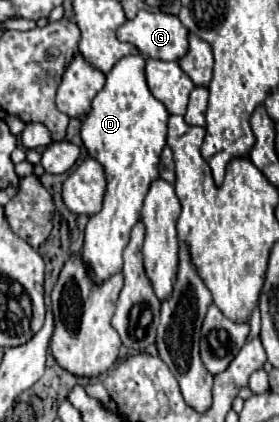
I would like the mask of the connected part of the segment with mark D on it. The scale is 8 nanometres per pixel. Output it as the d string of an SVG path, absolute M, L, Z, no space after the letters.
M122 57L106 75L106 85L92 99L90 111L82 119L82 141L88 153L102 163L108 179L102 211L92 215L86 225L82 257L96 283L122 269L122 251L130 229L140 219L142 203L150 183L158 177L160 153L166 145L168 111L152 97L144 77L144 57Z

